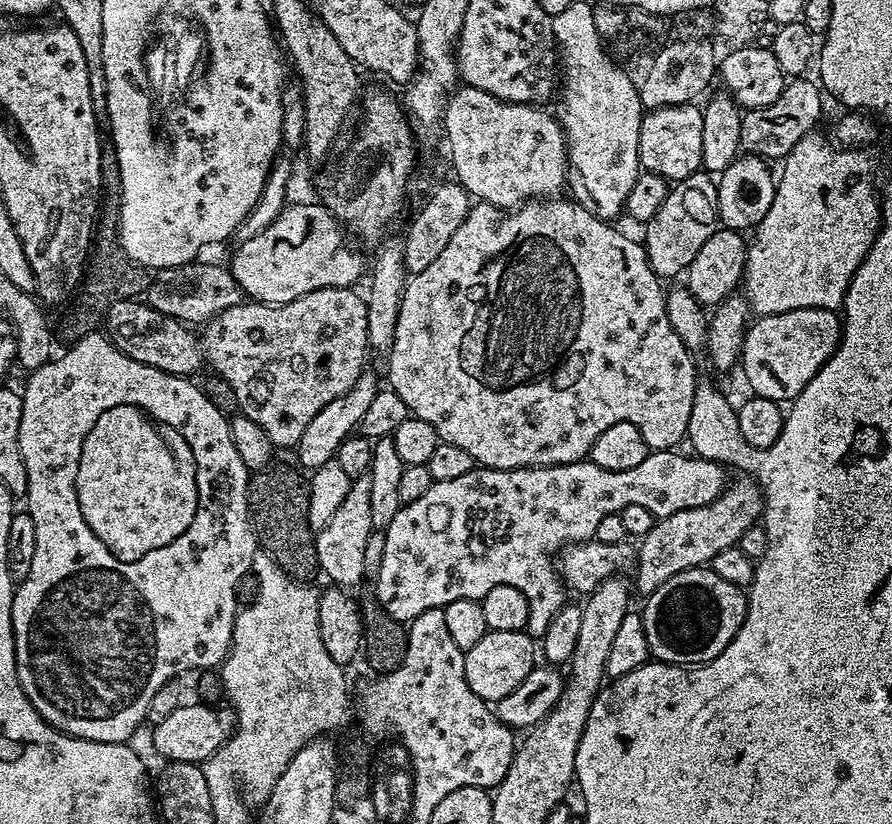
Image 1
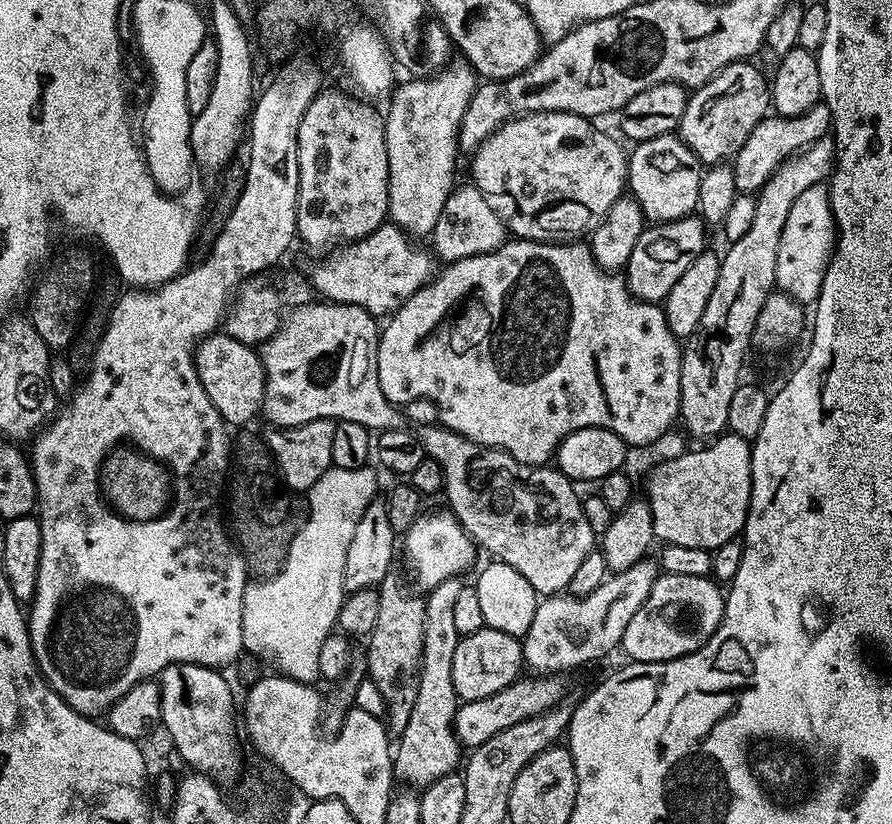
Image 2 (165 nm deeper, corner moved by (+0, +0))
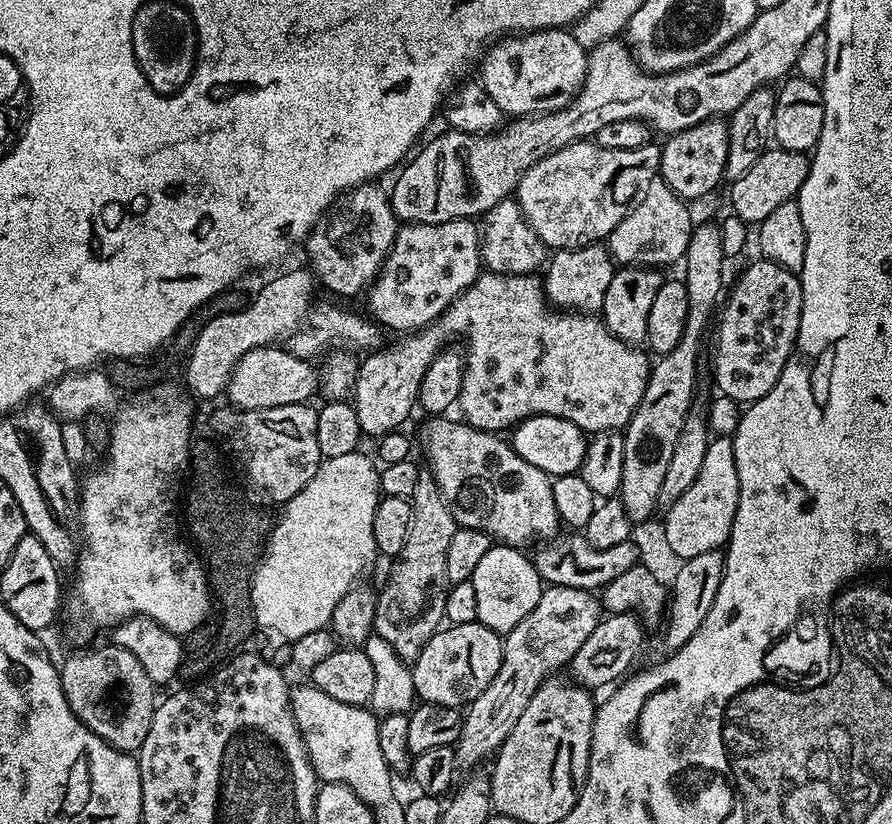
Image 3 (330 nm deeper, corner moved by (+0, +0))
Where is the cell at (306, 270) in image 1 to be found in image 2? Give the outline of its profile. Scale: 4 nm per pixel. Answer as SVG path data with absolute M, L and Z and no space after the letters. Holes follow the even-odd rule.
M386 222L378 230L374 230L365 240L348 242L339 250L325 255L324 260L310 275L310 283L317 293L320 292L325 301L333 304L357 304L377 318L387 317L396 312L420 288L424 288L434 279L438 260L427 247L419 248L417 241L398 227Z

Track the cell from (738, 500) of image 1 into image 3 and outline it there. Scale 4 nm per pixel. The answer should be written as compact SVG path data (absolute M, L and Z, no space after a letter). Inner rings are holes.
M557 584L545 587L538 598L538 606L514 626L503 637L504 657L502 666L498 666L498 674L494 674L494 682L478 694L472 703L467 705L463 713L463 724L460 736L455 742L456 767L476 770L484 759L495 757L502 742L510 738L510 730L522 718L522 710L530 706L530 698L534 698L534 690L542 686L549 676L559 673L560 667L571 665L574 654L590 638L594 626L602 619L602 604L595 600L592 592L570 586Z

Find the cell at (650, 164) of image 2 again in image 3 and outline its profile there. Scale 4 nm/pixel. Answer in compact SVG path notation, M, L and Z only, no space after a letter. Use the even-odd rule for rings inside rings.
M659 178L651 180L607 238L606 247L613 261L620 266L643 266L657 270L663 269L663 264L683 261L694 227L688 208L685 200L670 190L667 182Z

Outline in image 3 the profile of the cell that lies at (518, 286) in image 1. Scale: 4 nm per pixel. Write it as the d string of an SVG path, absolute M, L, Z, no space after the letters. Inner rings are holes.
M485 271L440 315L435 324L401 335L397 344L381 347L359 361L356 386L352 389L350 400L365 437L379 438L401 427L400 423L411 414L412 407L417 407L416 395L422 374L426 374L426 366L430 366L436 353L441 351L447 336L464 336L468 343L458 408L464 411L462 416L467 423L484 432L503 433L531 416L566 418L577 424L585 434L622 430L630 422L646 390L650 371L647 351L639 352L641 349L637 345L618 339L605 328L603 319L595 315L557 310L550 306L539 275Z

